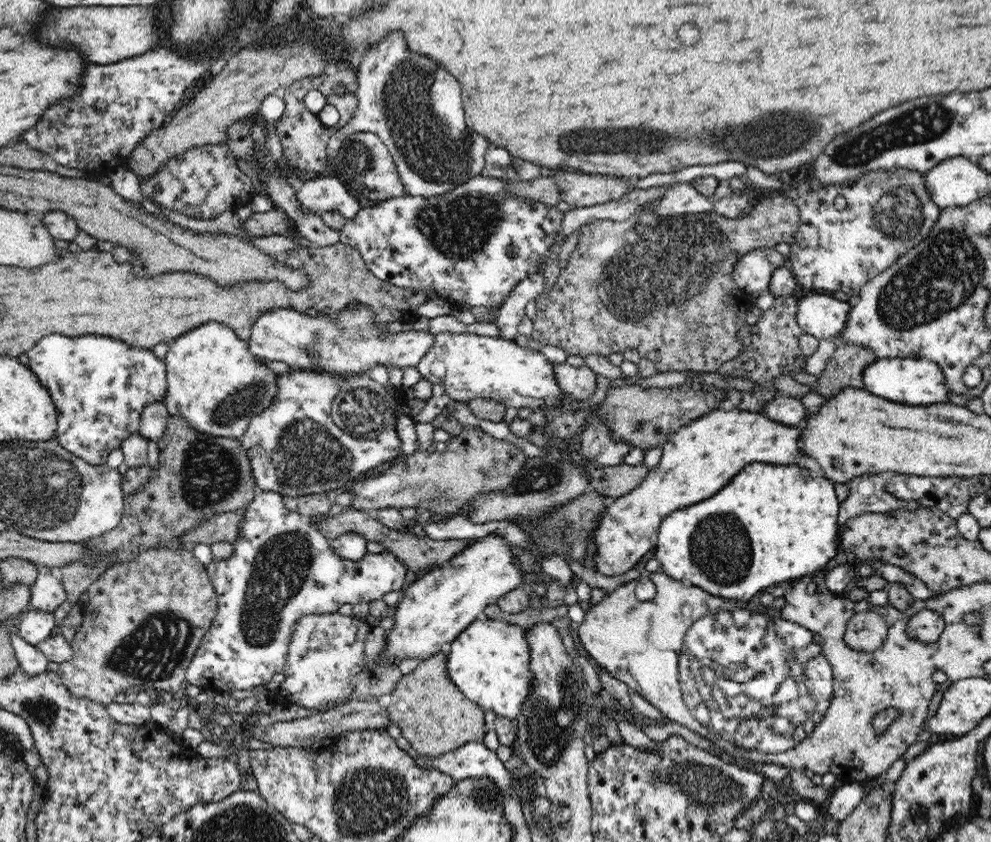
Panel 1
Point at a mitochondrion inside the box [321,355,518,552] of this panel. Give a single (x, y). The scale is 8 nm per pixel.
(363, 411)

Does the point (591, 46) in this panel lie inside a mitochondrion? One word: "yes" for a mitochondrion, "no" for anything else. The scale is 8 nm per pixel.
no

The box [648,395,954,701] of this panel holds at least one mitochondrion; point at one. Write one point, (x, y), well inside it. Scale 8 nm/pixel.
(723, 550)

